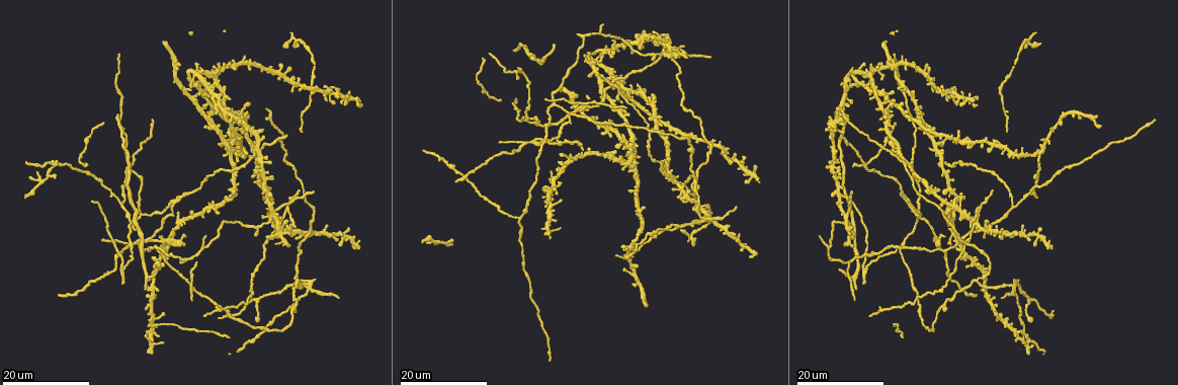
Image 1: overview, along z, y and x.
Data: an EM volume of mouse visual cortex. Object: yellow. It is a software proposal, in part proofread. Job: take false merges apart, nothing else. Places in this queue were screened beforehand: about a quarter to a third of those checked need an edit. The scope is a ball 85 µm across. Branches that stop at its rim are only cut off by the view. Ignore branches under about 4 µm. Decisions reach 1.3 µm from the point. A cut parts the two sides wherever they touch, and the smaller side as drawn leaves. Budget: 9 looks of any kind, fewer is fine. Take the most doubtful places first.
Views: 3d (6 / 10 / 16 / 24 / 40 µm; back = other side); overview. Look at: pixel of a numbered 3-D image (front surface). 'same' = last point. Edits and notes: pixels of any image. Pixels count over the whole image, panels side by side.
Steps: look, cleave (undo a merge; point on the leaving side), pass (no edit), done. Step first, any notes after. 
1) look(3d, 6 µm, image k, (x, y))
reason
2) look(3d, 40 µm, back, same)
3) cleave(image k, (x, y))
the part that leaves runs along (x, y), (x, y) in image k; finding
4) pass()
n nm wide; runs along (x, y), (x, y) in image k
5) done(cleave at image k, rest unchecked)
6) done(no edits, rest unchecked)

look(3d, 16 µm, image 1, (307, 290))
four or more arms meet

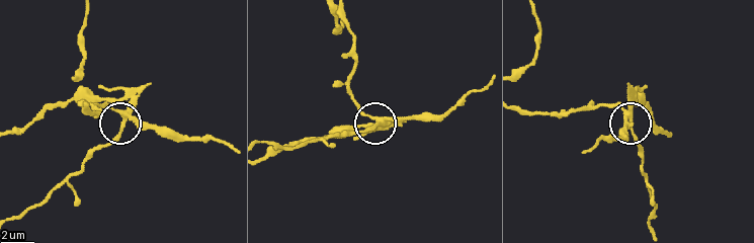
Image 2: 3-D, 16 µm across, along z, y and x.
look(3d, 6 µm, image 2, (124, 123))
zoom in

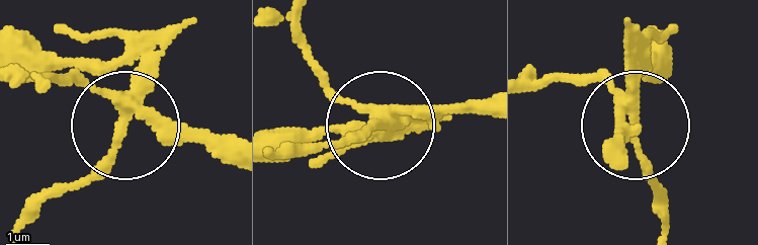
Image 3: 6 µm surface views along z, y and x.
cleave(image 3, (137, 42))
the part that leaves runs along (122, 102), (101, 154), (24, 230) in image 3; a second cell is stuck on

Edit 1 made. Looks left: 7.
look(3d, 16 µm, image 1, (288, 210))
two arms in line, one across

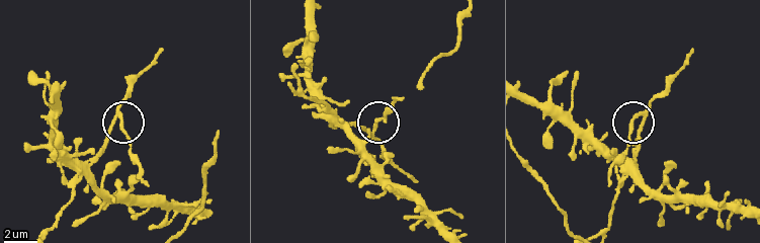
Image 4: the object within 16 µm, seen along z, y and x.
look(3d, 10 µm, image 4, (640, 114))
closer look

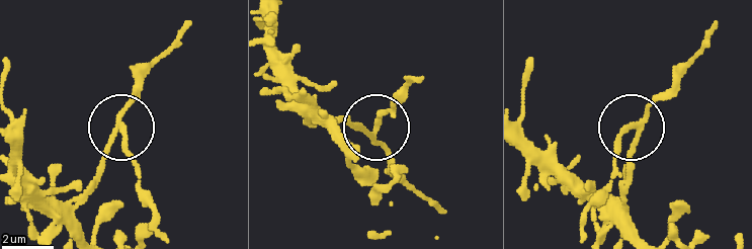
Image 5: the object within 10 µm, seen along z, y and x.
look(3d, 6 µm, image 5, (119, 127))

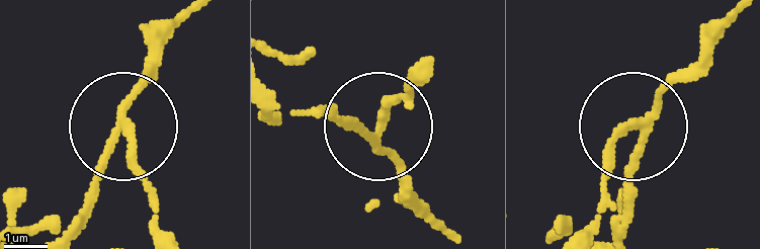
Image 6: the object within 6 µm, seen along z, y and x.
cleave(image 6, (145, 172))
170 nm wide; a second cell is stuck on

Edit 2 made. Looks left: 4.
look(3d, 24 µm, image 1, (1015, 208))
two arms in line, one across

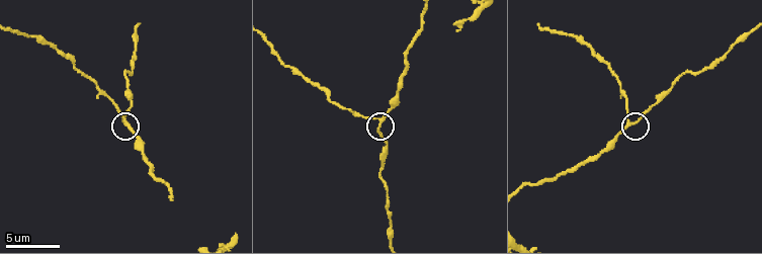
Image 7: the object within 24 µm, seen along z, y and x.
look(3d, 10 µm, image 7, (380, 121))
closer look

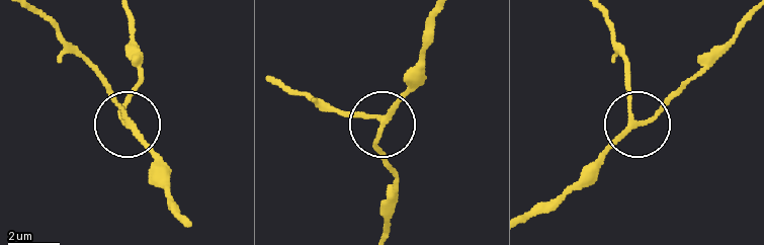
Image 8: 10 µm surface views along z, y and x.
pass()
170 nm wide; all the same cell

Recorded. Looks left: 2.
look(3d, 16 µm, image 1, (974, 225))
thin arm on a thick one

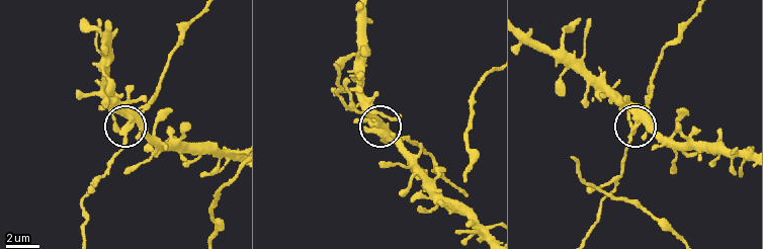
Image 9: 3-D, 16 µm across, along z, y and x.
look(3d, 10 µm, image 9, (134, 121))

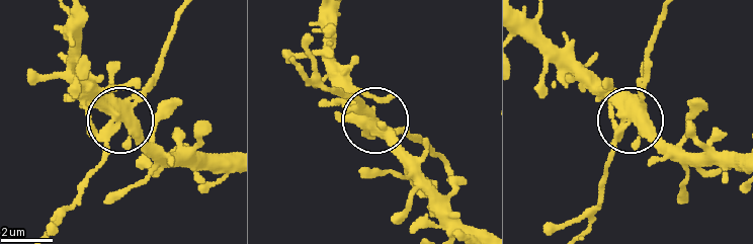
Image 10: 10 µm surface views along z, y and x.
pass()
all the same cell

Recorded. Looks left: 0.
done(cleave at image 3, cleave at image 6, rest unchecked)

